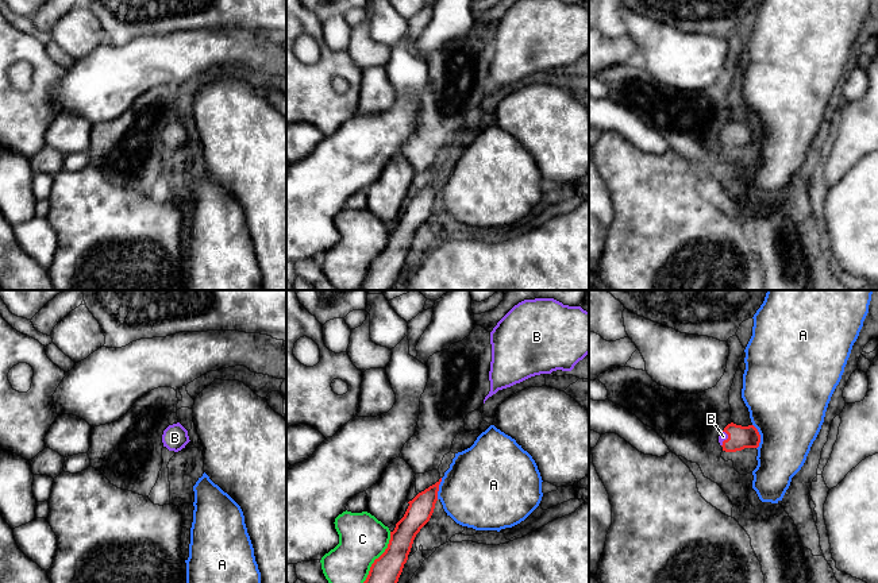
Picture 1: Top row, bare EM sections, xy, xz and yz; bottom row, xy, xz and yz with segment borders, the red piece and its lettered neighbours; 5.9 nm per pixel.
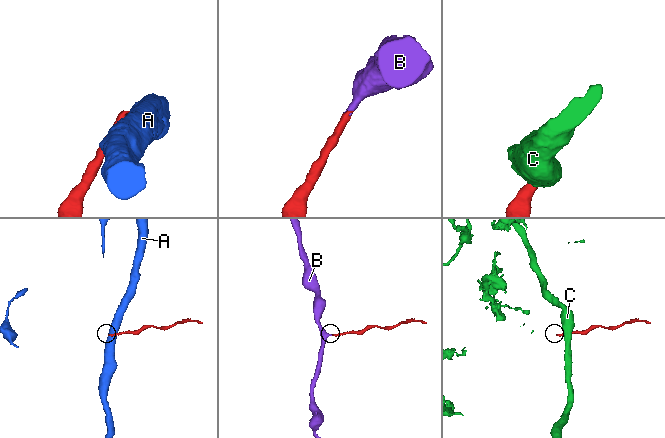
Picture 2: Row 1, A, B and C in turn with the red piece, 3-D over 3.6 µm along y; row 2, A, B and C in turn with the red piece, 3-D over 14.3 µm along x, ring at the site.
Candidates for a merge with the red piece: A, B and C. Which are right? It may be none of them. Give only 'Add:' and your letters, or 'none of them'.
Add: B

